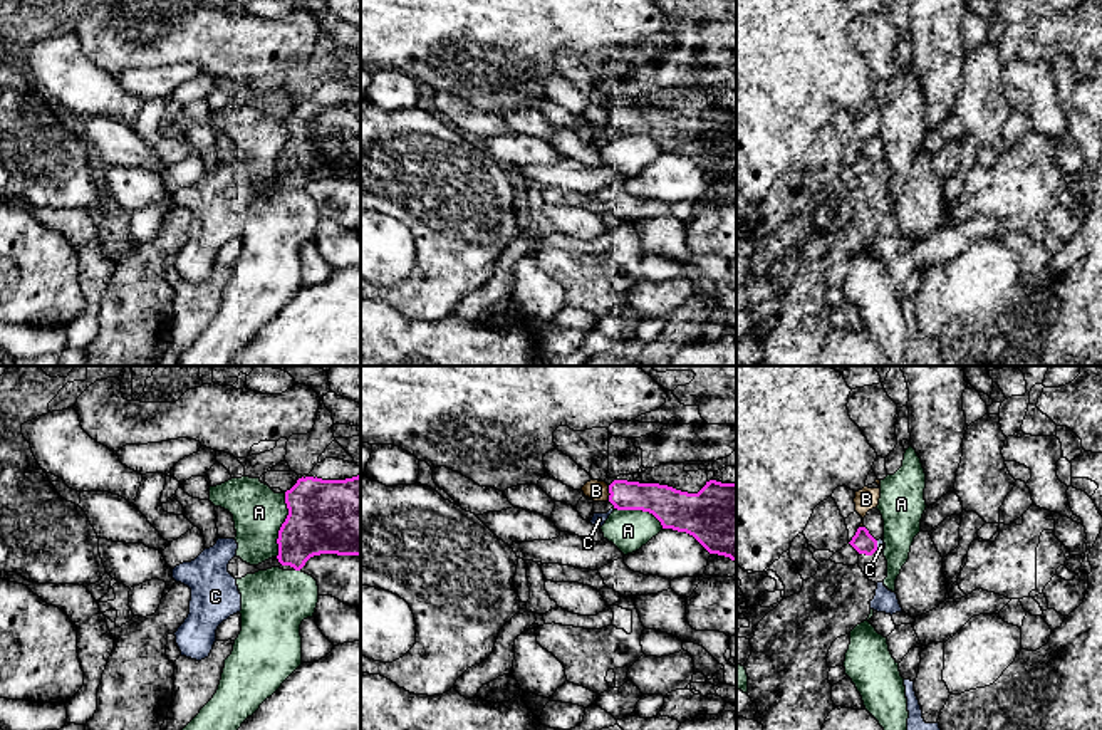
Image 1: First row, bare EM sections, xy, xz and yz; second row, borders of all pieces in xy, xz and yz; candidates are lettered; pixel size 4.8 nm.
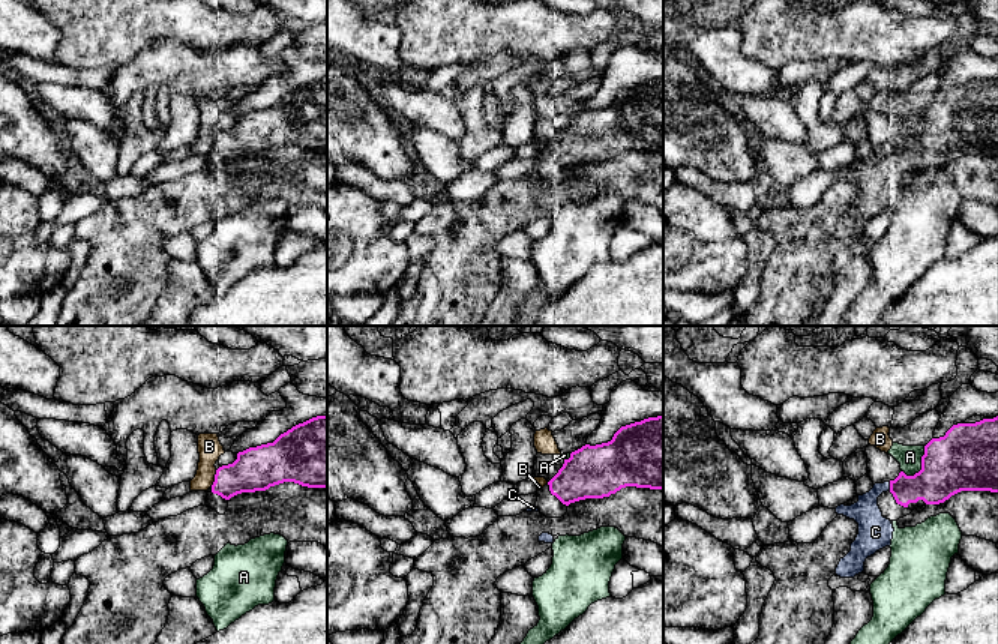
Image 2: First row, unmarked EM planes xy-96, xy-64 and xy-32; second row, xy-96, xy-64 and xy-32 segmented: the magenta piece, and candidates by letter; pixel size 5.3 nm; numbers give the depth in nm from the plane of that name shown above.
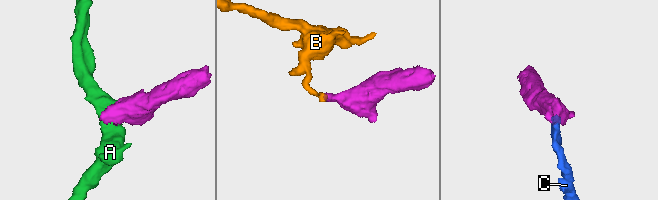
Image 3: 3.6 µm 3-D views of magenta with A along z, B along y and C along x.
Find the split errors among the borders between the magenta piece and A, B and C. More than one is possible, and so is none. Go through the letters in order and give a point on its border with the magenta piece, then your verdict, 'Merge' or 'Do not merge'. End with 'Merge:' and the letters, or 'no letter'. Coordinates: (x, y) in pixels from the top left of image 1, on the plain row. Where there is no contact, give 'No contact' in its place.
A: Touches magenta at xy (282, 148). Do not merge
B: Touches magenta at xz (609, 116). Do not merge
C: Touches magenta at yz (876, 170). Merge
Merge: C

